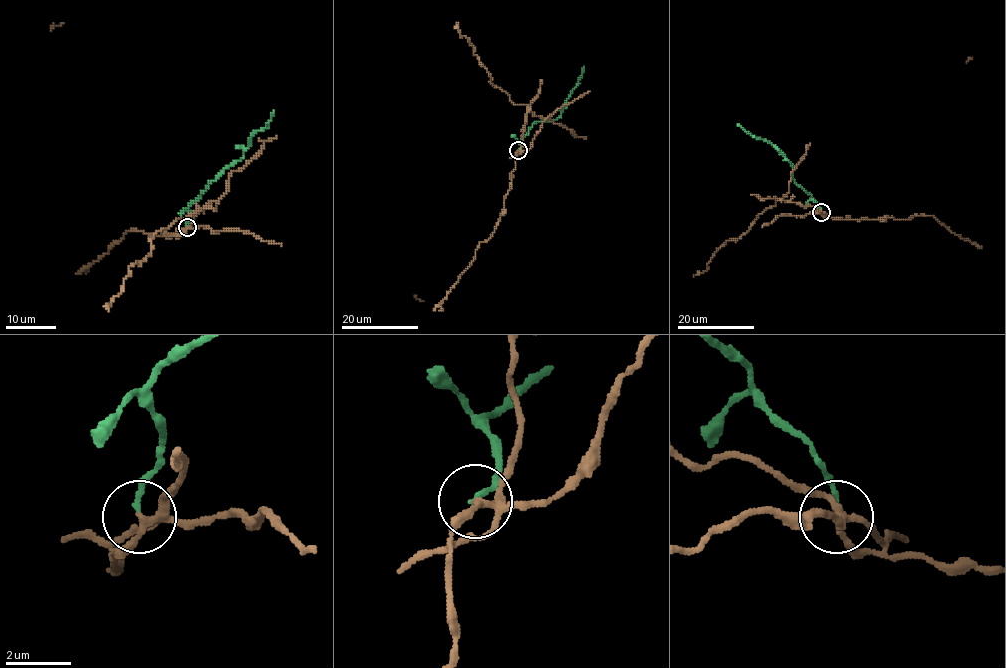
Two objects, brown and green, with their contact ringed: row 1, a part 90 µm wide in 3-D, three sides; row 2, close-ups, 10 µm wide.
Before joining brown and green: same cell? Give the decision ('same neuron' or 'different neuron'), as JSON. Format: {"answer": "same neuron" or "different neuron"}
{"answer": "different neuron"}

